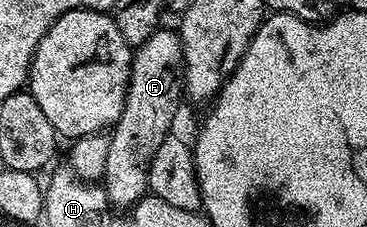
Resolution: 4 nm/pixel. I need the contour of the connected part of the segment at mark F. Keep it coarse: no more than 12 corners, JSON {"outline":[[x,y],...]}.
{"outline":[[176,30],[133,51],[109,135],[105,192],[132,208],[174,130],[185,54]]}

